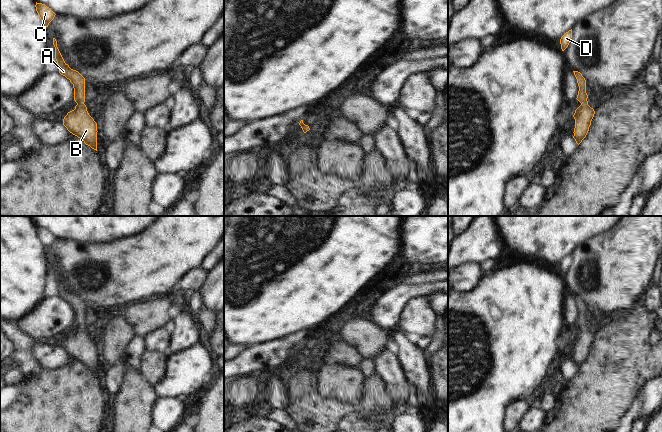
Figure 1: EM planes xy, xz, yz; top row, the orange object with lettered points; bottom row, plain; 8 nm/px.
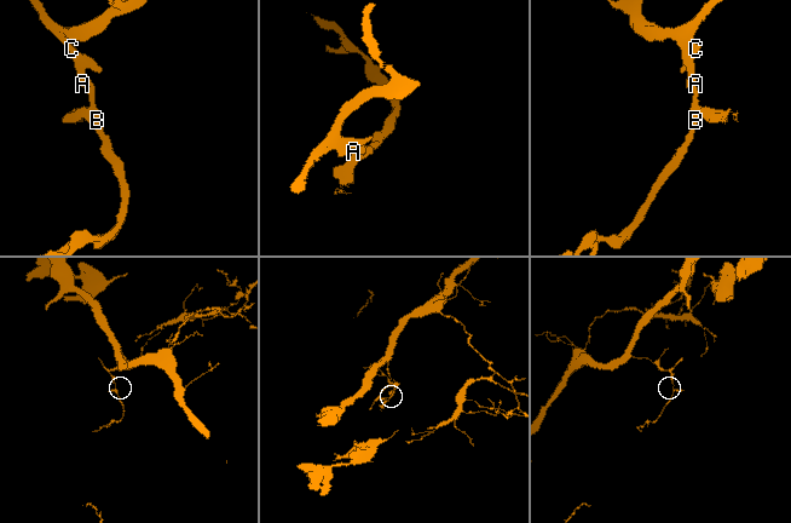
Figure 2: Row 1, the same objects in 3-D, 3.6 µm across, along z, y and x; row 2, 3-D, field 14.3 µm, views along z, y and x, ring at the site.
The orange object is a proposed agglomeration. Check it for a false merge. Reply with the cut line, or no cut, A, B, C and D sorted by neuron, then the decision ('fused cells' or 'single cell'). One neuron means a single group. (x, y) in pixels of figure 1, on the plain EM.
no cut; A B C D; single cell

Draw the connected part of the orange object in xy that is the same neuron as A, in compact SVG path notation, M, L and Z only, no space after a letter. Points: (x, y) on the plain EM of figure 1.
M53 262L55 271L55 283L59 297L65 300L73 308L74 324L77 327L75 333L68 336L63 343L63 349L73 359L77 360L84 367L97 375L97 347L89 339L85 326L85 302L76 294L73 294L65 287L58 271L57 265Z

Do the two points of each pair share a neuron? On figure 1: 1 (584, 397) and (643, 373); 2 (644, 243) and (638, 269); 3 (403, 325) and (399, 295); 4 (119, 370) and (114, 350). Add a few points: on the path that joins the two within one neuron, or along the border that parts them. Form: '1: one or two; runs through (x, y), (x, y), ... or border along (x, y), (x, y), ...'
1: one; runs through (599, 382), (614, 373), (628, 373)
2: one; runs through (638, 249), (638, 263)
3: two; border along (417, 296), (413, 296), (404, 305), (396, 324)
4: two; border along (119, 363), (113, 367)

